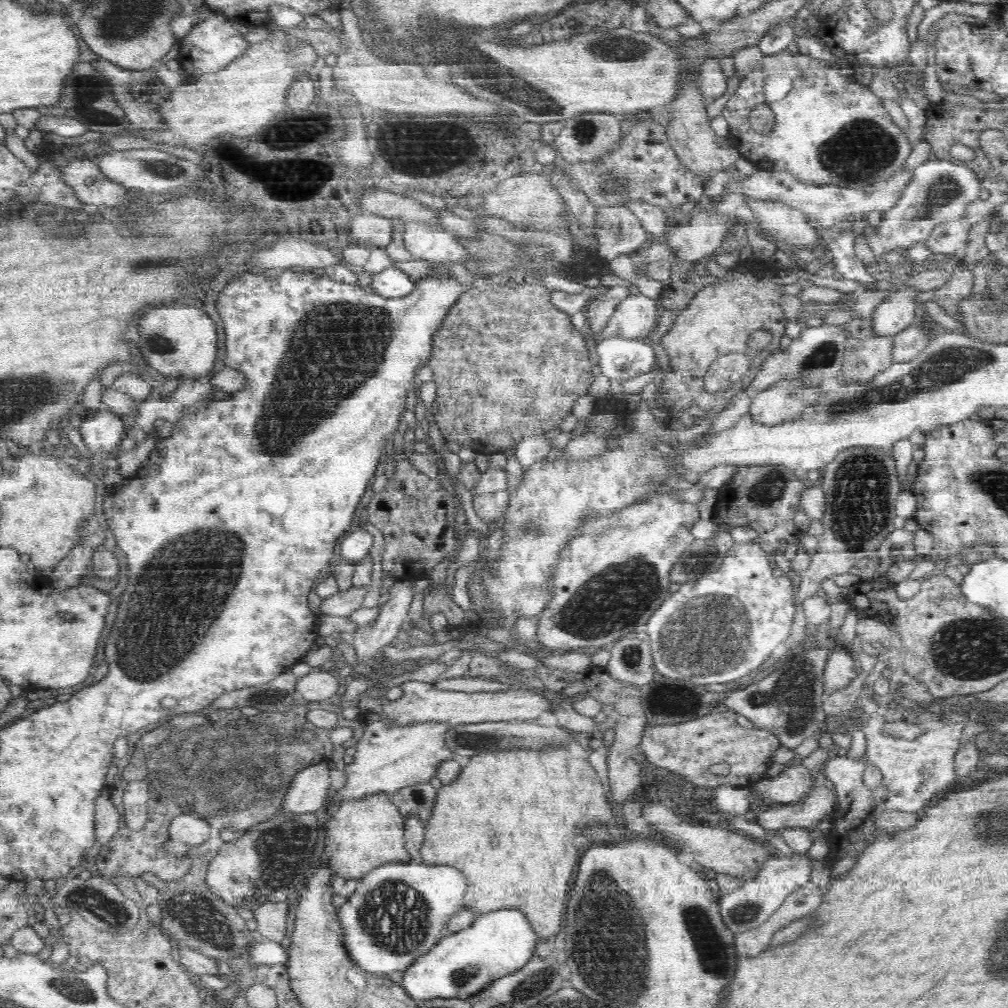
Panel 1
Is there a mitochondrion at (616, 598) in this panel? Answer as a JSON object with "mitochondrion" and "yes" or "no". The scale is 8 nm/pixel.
{"mitochondrion":"yes"}

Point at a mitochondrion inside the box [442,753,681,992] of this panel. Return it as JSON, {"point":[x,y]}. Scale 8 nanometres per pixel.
{"point":[462,974]}

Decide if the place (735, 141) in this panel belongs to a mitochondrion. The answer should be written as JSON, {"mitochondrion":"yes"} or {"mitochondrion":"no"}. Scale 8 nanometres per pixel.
{"mitochondrion":"no"}

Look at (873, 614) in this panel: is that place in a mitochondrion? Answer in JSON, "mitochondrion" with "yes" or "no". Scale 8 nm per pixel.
{"mitochondrion":"no"}

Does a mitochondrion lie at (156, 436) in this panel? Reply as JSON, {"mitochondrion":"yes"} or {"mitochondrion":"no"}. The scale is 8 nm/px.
{"mitochondrion":"no"}

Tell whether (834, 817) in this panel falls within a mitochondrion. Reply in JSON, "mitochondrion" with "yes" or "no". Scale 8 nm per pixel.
{"mitochondrion":"no"}

